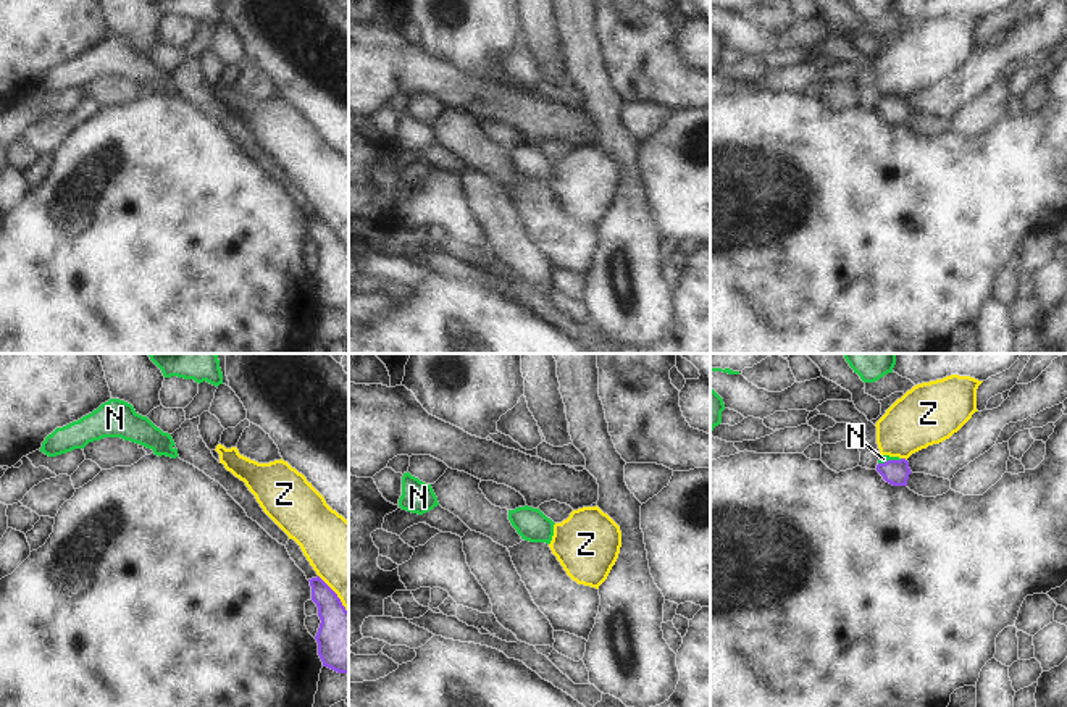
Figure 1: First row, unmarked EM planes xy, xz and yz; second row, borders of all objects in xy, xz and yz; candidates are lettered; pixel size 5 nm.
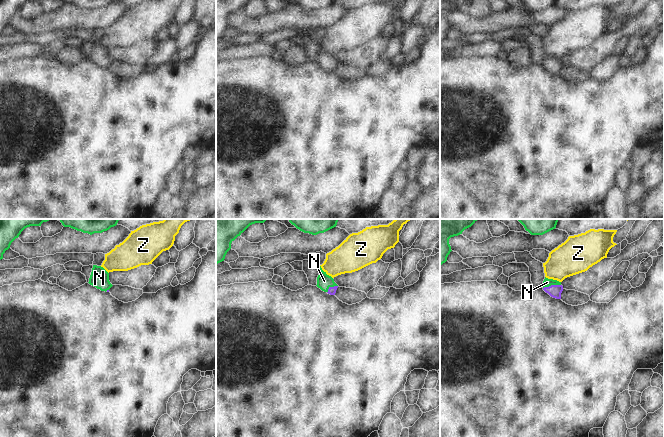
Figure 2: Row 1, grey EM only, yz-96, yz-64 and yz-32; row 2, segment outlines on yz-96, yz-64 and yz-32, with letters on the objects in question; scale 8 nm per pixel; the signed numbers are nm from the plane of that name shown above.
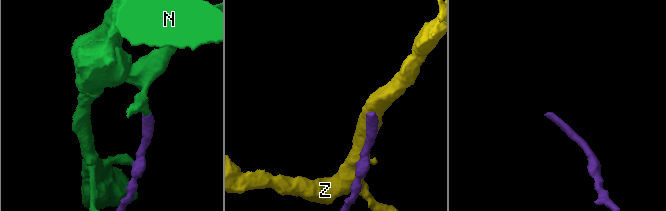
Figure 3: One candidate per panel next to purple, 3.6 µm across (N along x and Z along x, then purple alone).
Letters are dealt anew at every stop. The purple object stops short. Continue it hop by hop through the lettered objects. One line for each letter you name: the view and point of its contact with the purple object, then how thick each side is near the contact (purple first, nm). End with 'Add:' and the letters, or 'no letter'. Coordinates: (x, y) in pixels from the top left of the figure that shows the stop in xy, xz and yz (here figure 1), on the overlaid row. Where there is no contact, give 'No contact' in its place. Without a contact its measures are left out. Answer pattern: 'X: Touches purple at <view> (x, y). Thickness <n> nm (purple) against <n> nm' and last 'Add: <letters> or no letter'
N: Touches purple at yz (890, 460). Thickness 130 nm (purple) against 40 nm
Add: N.

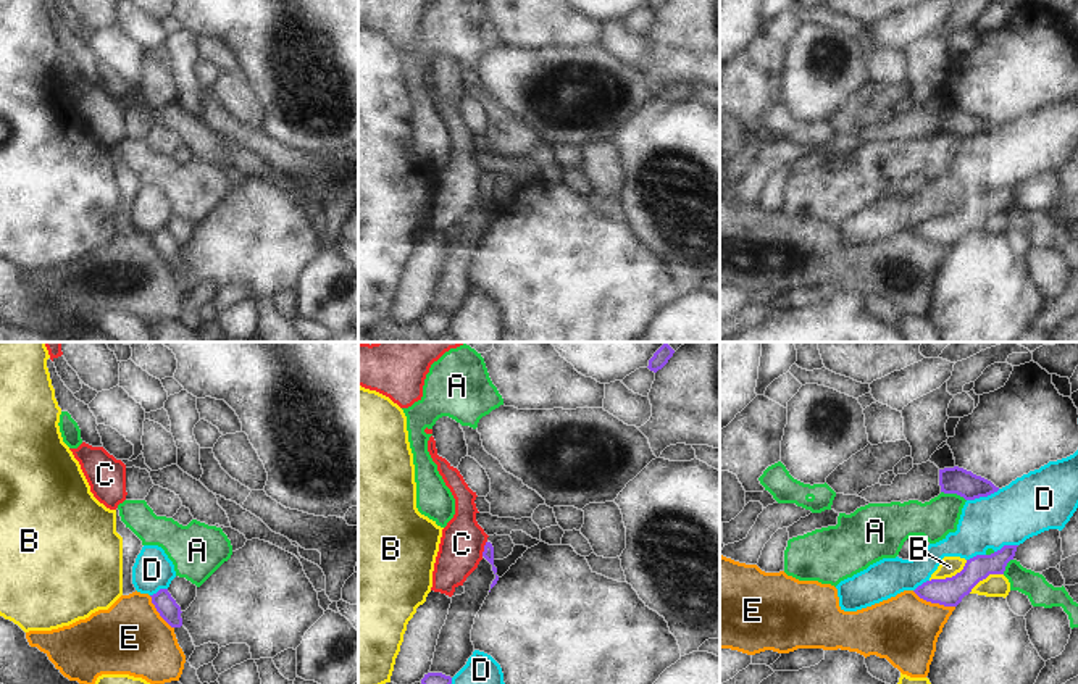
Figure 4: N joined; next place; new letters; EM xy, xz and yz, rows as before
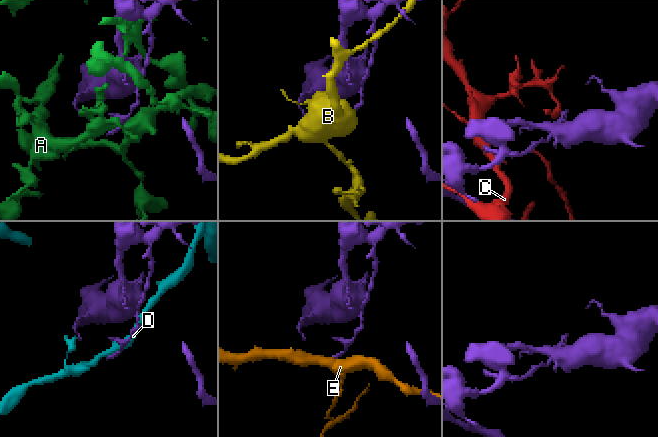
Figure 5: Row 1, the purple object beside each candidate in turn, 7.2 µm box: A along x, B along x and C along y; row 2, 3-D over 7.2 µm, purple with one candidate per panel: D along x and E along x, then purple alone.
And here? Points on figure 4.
Add: no letter.

